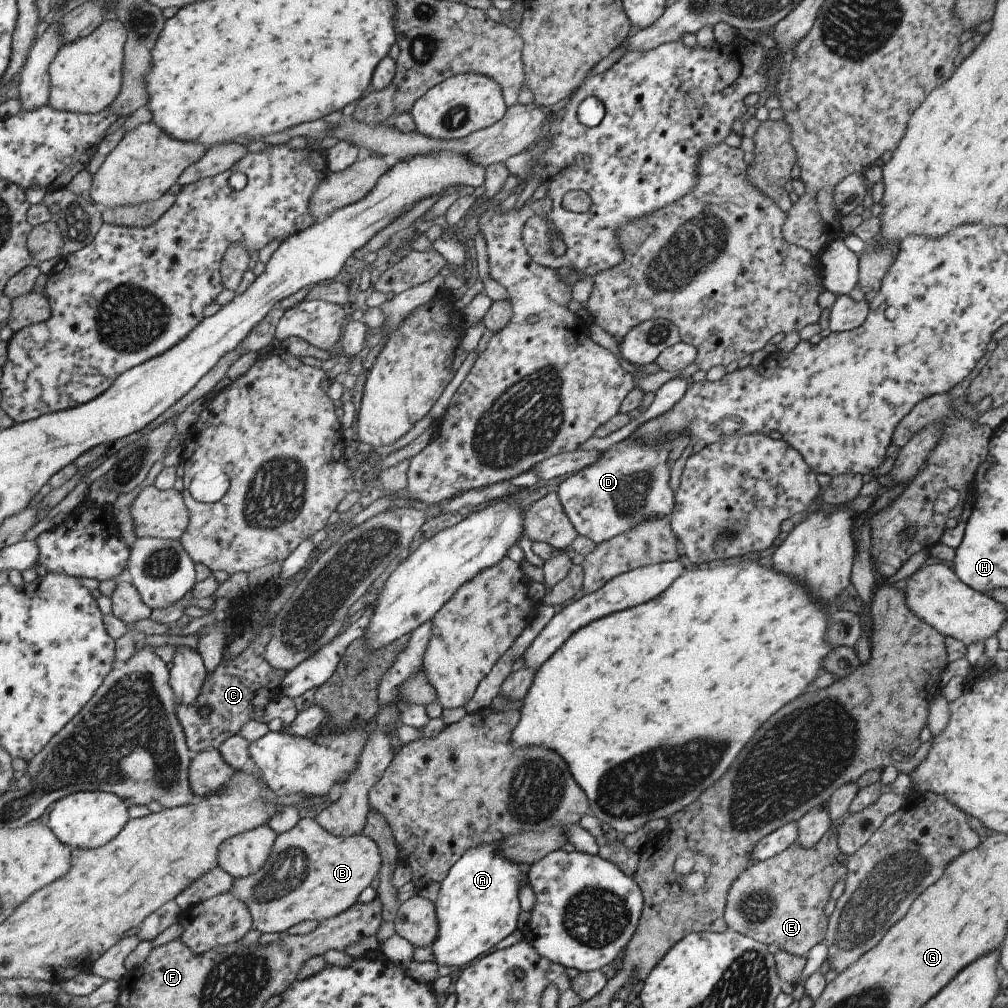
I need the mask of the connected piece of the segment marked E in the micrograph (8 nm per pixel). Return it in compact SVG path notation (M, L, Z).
M830 829L825 831L825 834L813 846L802 847L797 841L793 841L779 854L745 867L731 882L726 894L722 918L727 928L759 941L765 946L773 942L773 946L799 956L806 956L812 946L824 940L827 918L823 913L823 906L830 898L829 892L833 884L839 878L846 876L848 861L848 857L836 845L836 834L833 832L836 829Z

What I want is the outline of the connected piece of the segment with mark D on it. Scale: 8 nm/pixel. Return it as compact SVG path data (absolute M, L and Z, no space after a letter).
M658 435L657 439L637 439L636 437L627 437L618 443L611 445L608 450L601 451L602 454L598 459L590 464L588 467L583 467L580 471L573 473L569 478L563 480L558 485L557 496L559 502L561 503L564 513L567 515L569 522L573 525L573 528L576 530L576 533L581 536L586 536L589 540L592 540L596 545L604 540L613 538L616 534L624 533L625 530L635 526L638 522L641 522L647 517L662 517L669 516L671 509L673 508L674 501L672 497L671 490L669 488L669 466L668 466L668 442L675 437L675 435Z

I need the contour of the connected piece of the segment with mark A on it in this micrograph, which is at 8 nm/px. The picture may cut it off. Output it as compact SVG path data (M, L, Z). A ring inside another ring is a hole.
M482 840L481 843L472 845L469 849L466 848L457 862L449 867L445 878L441 880L434 901L437 932L429 948L432 952L432 960L437 966L465 966L467 962L471 963L476 960L475 958L487 954L499 940L503 940L515 930L517 915L520 911L516 894L521 873L527 874L526 870L526 867L520 867L505 859L500 854L498 842L487 843Z

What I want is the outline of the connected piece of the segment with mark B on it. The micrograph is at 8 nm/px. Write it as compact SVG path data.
M303 815L289 830L277 833L269 856L252 874L232 880L230 892L248 910L252 926L259 932L288 930L303 920L324 921L357 902L359 894L373 882L380 867L380 856L373 841L359 833L352 837L338 837L321 828L311 815Z

